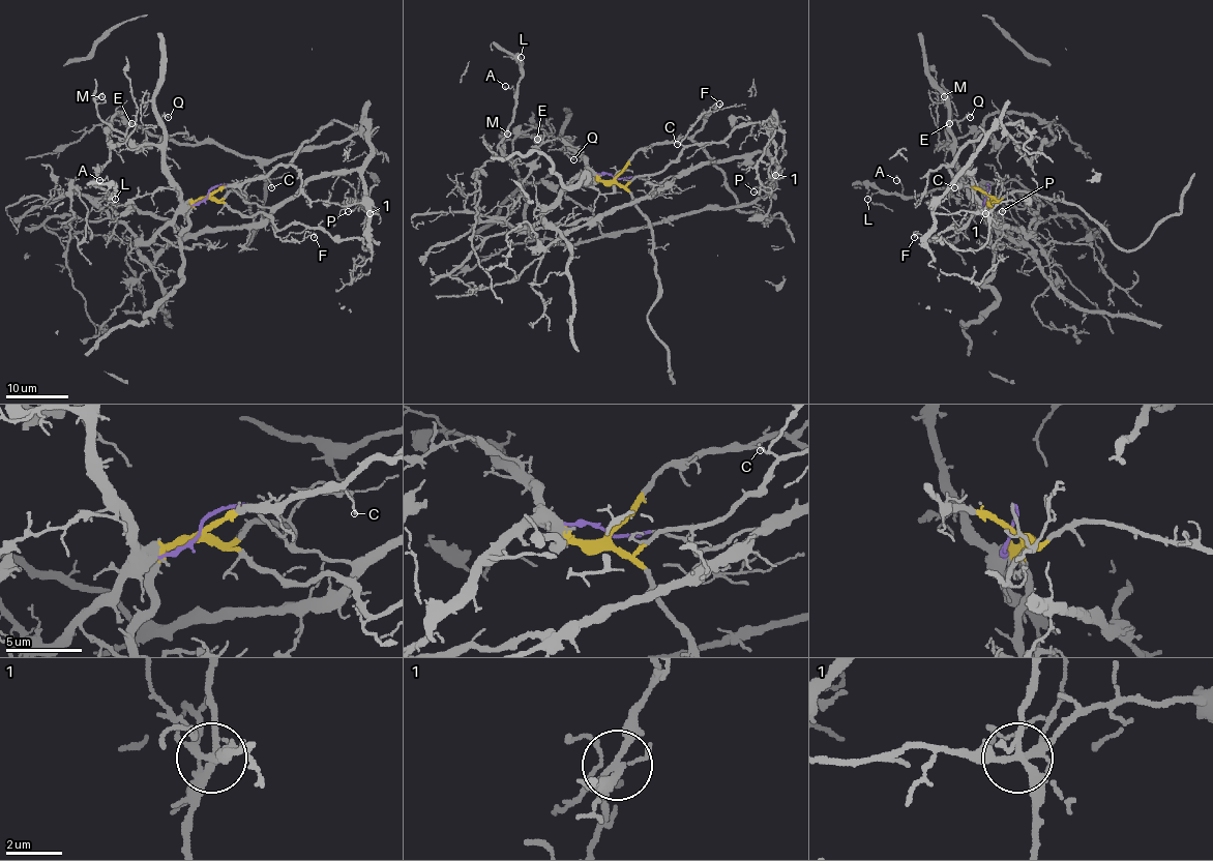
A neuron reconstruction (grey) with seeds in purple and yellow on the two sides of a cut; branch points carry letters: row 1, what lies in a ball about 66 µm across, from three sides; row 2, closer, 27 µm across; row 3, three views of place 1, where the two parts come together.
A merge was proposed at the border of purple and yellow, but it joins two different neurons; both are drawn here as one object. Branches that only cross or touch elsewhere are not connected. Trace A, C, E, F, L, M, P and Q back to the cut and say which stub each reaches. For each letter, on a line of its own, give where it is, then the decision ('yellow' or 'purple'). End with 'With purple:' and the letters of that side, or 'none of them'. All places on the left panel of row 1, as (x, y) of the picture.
A: (99, 180) | purple
C: (271, 187) | yellow
E: (131, 123) | yellow
F: (314, 237) | yellow
L: (115, 199) | purple
M: (101, 96) | yellow
P: (348, 211) | purple
Q: (168, 117) | yellow
With purple: A, L, P

